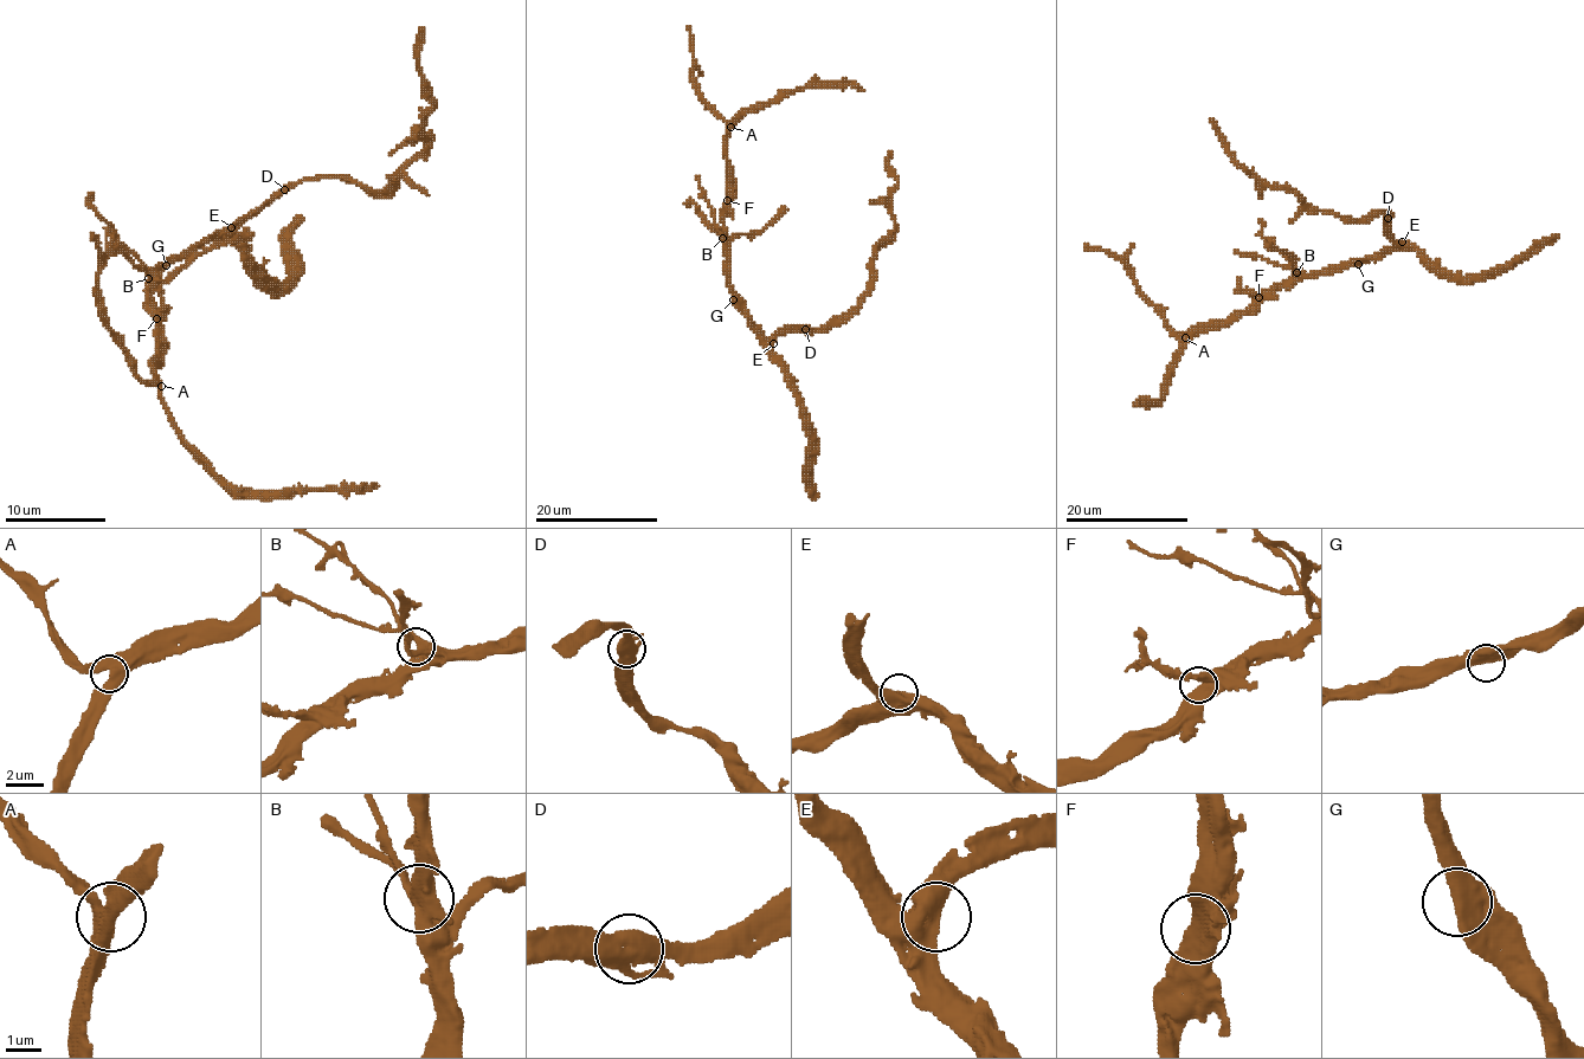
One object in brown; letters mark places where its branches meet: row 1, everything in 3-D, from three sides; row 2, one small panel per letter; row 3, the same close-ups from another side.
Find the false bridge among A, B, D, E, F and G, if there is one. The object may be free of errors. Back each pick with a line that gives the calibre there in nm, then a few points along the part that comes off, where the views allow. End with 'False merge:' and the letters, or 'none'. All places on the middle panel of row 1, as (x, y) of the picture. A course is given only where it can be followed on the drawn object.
False merge: none

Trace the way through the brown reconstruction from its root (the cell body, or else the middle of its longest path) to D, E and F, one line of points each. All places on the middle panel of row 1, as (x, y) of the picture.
D: (741, 299), (741, 310), (767, 340), (787, 331), (805, 329)
E: (741, 299), (741, 310), (751, 323), (773, 343)
F: (741, 299), (731, 285), (727, 266), (725, 239), (727, 200)

